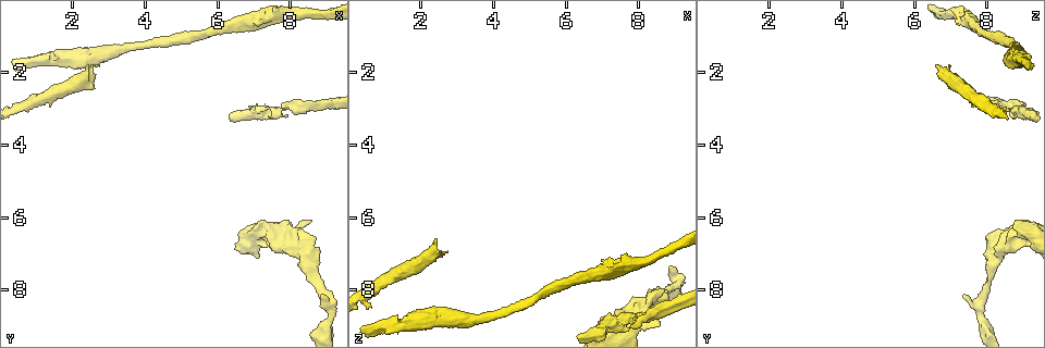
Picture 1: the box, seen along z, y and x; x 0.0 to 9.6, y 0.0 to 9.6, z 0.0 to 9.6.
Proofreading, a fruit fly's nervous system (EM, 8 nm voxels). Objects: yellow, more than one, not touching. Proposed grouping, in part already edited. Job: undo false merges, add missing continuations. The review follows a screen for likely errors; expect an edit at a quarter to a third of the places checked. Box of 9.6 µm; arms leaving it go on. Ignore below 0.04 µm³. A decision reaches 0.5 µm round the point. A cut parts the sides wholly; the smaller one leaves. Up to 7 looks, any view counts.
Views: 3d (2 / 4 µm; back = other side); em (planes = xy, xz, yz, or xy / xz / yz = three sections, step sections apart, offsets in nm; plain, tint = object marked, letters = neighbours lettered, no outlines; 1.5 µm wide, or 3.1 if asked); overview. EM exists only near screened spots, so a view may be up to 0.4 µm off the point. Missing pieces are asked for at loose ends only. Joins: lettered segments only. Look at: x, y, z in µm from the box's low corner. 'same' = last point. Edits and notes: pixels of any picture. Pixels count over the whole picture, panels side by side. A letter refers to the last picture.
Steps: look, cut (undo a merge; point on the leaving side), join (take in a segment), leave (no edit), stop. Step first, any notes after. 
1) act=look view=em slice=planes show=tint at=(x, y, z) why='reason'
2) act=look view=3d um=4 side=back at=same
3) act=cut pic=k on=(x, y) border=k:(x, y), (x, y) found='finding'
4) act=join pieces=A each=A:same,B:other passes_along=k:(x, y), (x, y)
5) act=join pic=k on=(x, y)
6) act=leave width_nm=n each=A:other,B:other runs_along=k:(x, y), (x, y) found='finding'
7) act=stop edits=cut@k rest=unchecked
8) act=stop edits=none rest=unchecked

act=look view=3d um=2 at=(8.60, 6.05, 8.95) why='free end'

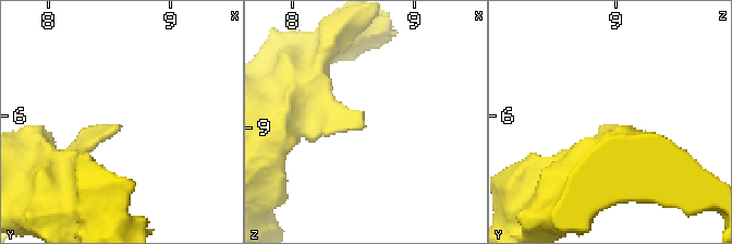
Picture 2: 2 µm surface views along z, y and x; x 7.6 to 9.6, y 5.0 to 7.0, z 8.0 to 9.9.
act=look view=em slice=planes show=letters at=(8.56, 6.06, 9.00) why='need the tissue'

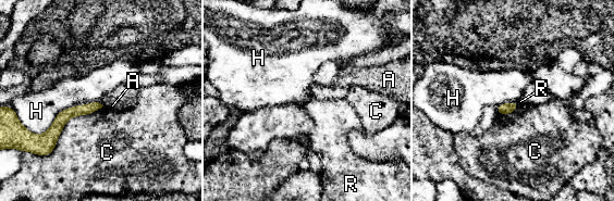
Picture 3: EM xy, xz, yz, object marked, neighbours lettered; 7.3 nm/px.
act=leave longest_contact=C:550nm each=A:other,C:other,H:other,R:other found='no lettered segment goes on from it'

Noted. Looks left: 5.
act=look view=3d um=4 at=(8.85, 8.20, 7.30) why='an open end'

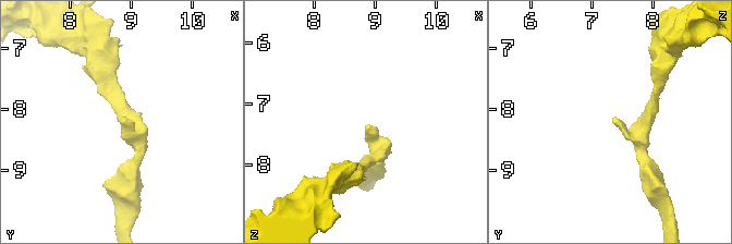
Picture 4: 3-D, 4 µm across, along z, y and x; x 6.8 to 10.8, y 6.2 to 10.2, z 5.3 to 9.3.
act=look view=em slice=xy step=4 show=letters at=(8.90, 8.15, 7.35) why='now the EM'

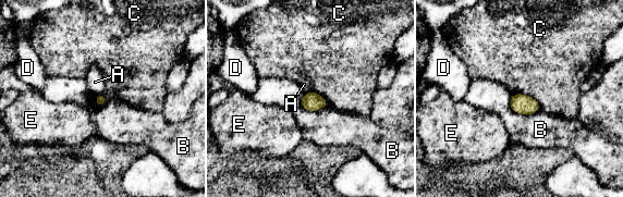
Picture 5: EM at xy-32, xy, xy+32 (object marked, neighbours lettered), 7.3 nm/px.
act=look view=em slice=planes show=letters at=same why='cut it another way'

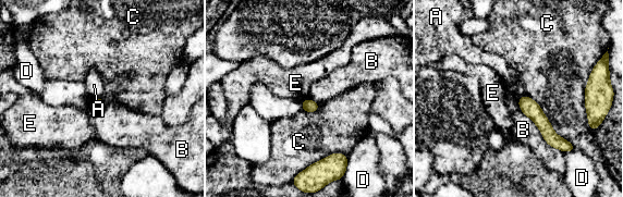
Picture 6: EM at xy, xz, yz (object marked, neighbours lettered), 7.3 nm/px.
act=leave each=A:other,B:other,C:other,D:other,E:other found='none of them fits'

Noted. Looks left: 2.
act=look view=em slice=planes show=tint at=(1.45, 1.60, 8.90) why='sudden change in width'

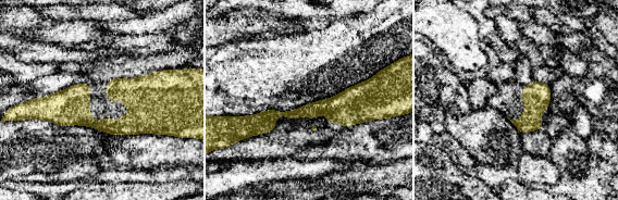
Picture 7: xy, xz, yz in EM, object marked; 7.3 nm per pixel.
act=look view=em slice=planes show=letters at=same

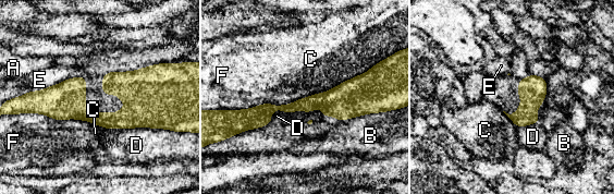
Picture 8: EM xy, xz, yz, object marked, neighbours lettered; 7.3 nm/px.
act=leave each=A:other,B:other,C:other,D:other,E:other,F:other runs_along=8:(161, 92), (124, 119), (32, 109) found='continuous, no second neuron'

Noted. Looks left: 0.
act=stop edits=none rest=unchecked

